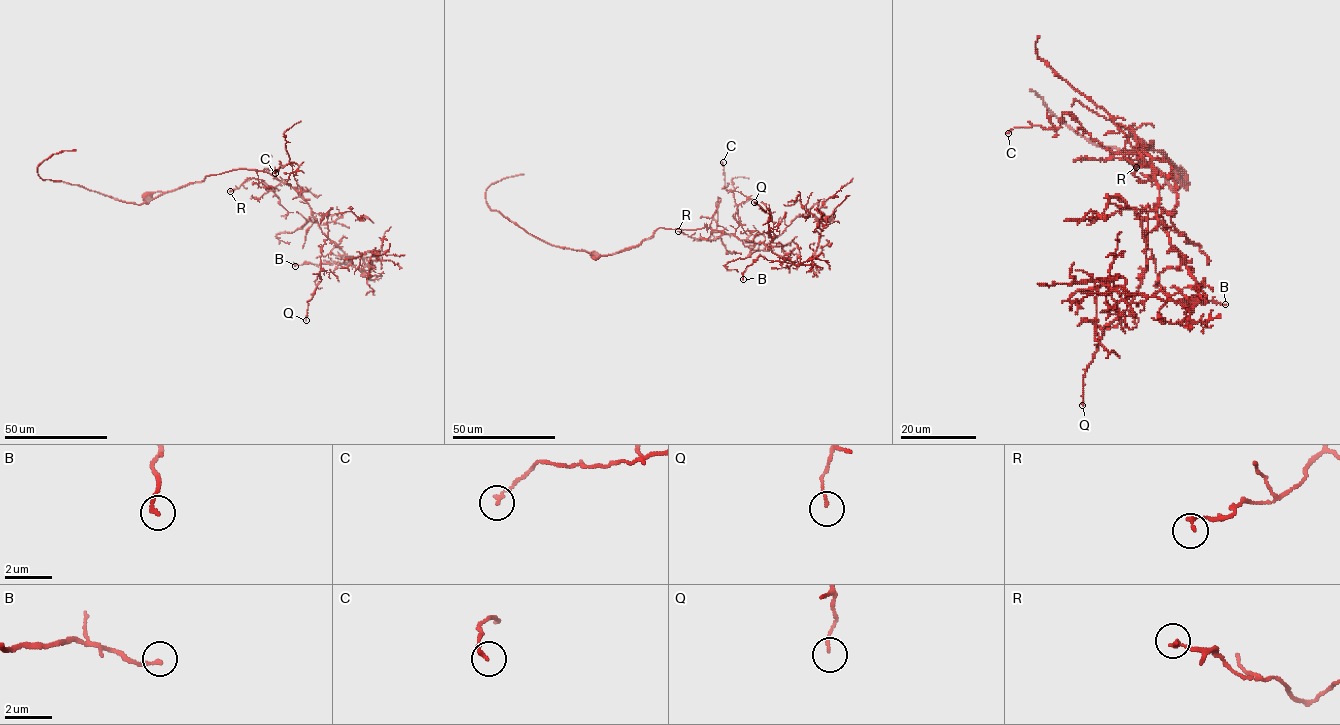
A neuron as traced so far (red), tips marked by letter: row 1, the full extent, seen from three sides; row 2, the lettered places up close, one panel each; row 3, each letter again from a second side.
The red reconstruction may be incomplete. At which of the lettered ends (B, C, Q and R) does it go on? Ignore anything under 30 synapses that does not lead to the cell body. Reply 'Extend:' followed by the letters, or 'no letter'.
Extend: no letter

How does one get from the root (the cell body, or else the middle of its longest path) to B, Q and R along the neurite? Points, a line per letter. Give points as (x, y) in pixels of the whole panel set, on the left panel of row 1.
B: (148, 196), (239, 169), (269, 172), (297, 192), (322, 232), (348, 258), (338, 264), (305, 261), (295, 266)
Q: (148, 196), (239, 169), (263, 170), (291, 186), (314, 213), (327, 216), (321, 281), (307, 302), (306, 320)
R: (148, 196), (239, 169), (263, 170), (280, 182), (273, 187), (253, 177), (230, 191)

